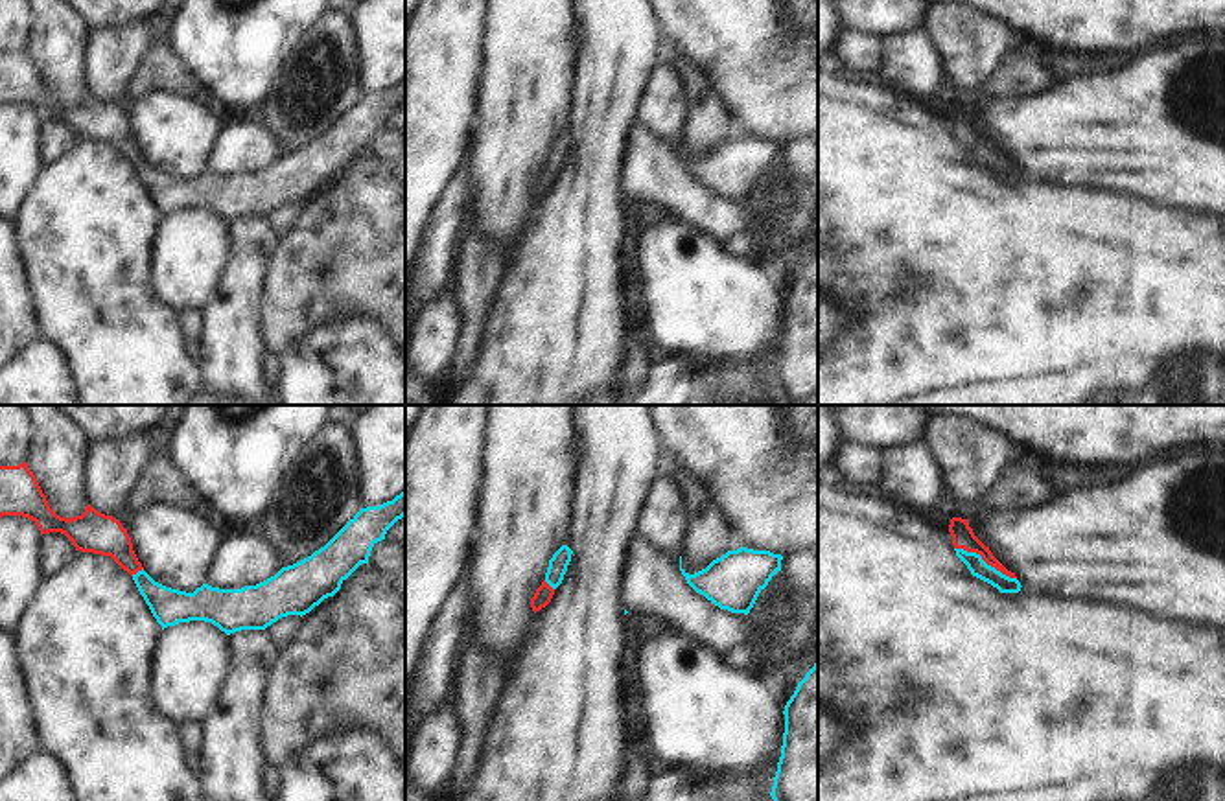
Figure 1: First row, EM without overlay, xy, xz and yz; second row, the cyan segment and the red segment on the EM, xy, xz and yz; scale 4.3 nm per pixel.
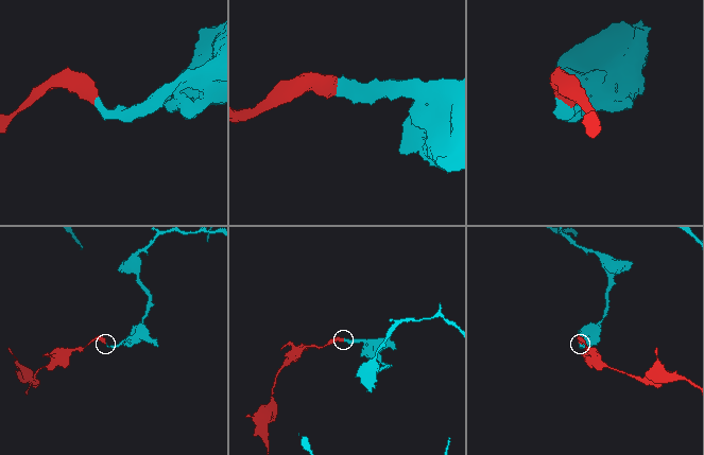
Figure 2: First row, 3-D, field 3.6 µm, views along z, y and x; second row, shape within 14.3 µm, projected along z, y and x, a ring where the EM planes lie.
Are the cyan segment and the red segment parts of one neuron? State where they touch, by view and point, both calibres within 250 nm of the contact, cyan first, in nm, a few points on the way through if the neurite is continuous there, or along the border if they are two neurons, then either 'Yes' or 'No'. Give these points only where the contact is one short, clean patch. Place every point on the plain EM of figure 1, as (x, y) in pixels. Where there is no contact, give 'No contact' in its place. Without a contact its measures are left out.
Touches cyan at yz (984, 150). Thickness 80 nm (cyan) against 100 nm. Path across: yz (975, 151), (984, 150), (962, 122). Yes.

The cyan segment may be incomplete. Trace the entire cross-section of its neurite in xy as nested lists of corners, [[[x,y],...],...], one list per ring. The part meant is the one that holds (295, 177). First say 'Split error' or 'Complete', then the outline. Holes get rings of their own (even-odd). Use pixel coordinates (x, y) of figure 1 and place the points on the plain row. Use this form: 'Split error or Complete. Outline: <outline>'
Split error. Outline: [[[26,50],[18,53],[0,53],[0,105],[2,103],[28,105],[39,114],[41,122],[64,122],[76,138],[111,144],[133,164],[140,182],[162,217],[179,210],[204,208],[230,223],[241,217],[265,217],[287,203],[302,204],[324,186],[333,184],[341,177],[341,171],[361,151],[368,151],[372,134],[385,127],[387,118],[405,103],[405,79],[379,94],[361,96],[324,134],[293,153],[282,155],[265,169],[245,173],[241,177],[219,177],[203,171],[193,180],[171,177],[155,169],[138,149],[127,116],[123,116],[112,103],[105,103],[90,92],[87,92],[81,103],[70,107],[57,103],[50,96],[46,83]]]

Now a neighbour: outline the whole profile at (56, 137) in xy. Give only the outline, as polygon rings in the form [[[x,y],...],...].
[[[50,120],[41,123],[39,155],[44,166],[66,155],[77,144],[79,140],[64,122]]]

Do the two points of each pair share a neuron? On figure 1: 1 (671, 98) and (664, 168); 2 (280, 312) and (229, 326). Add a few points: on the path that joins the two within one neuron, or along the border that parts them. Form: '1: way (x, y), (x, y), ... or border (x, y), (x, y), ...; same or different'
1: border (636, 122), (658, 135), (678, 139); different
2: border (264, 275), (260, 341), (271, 359); different

